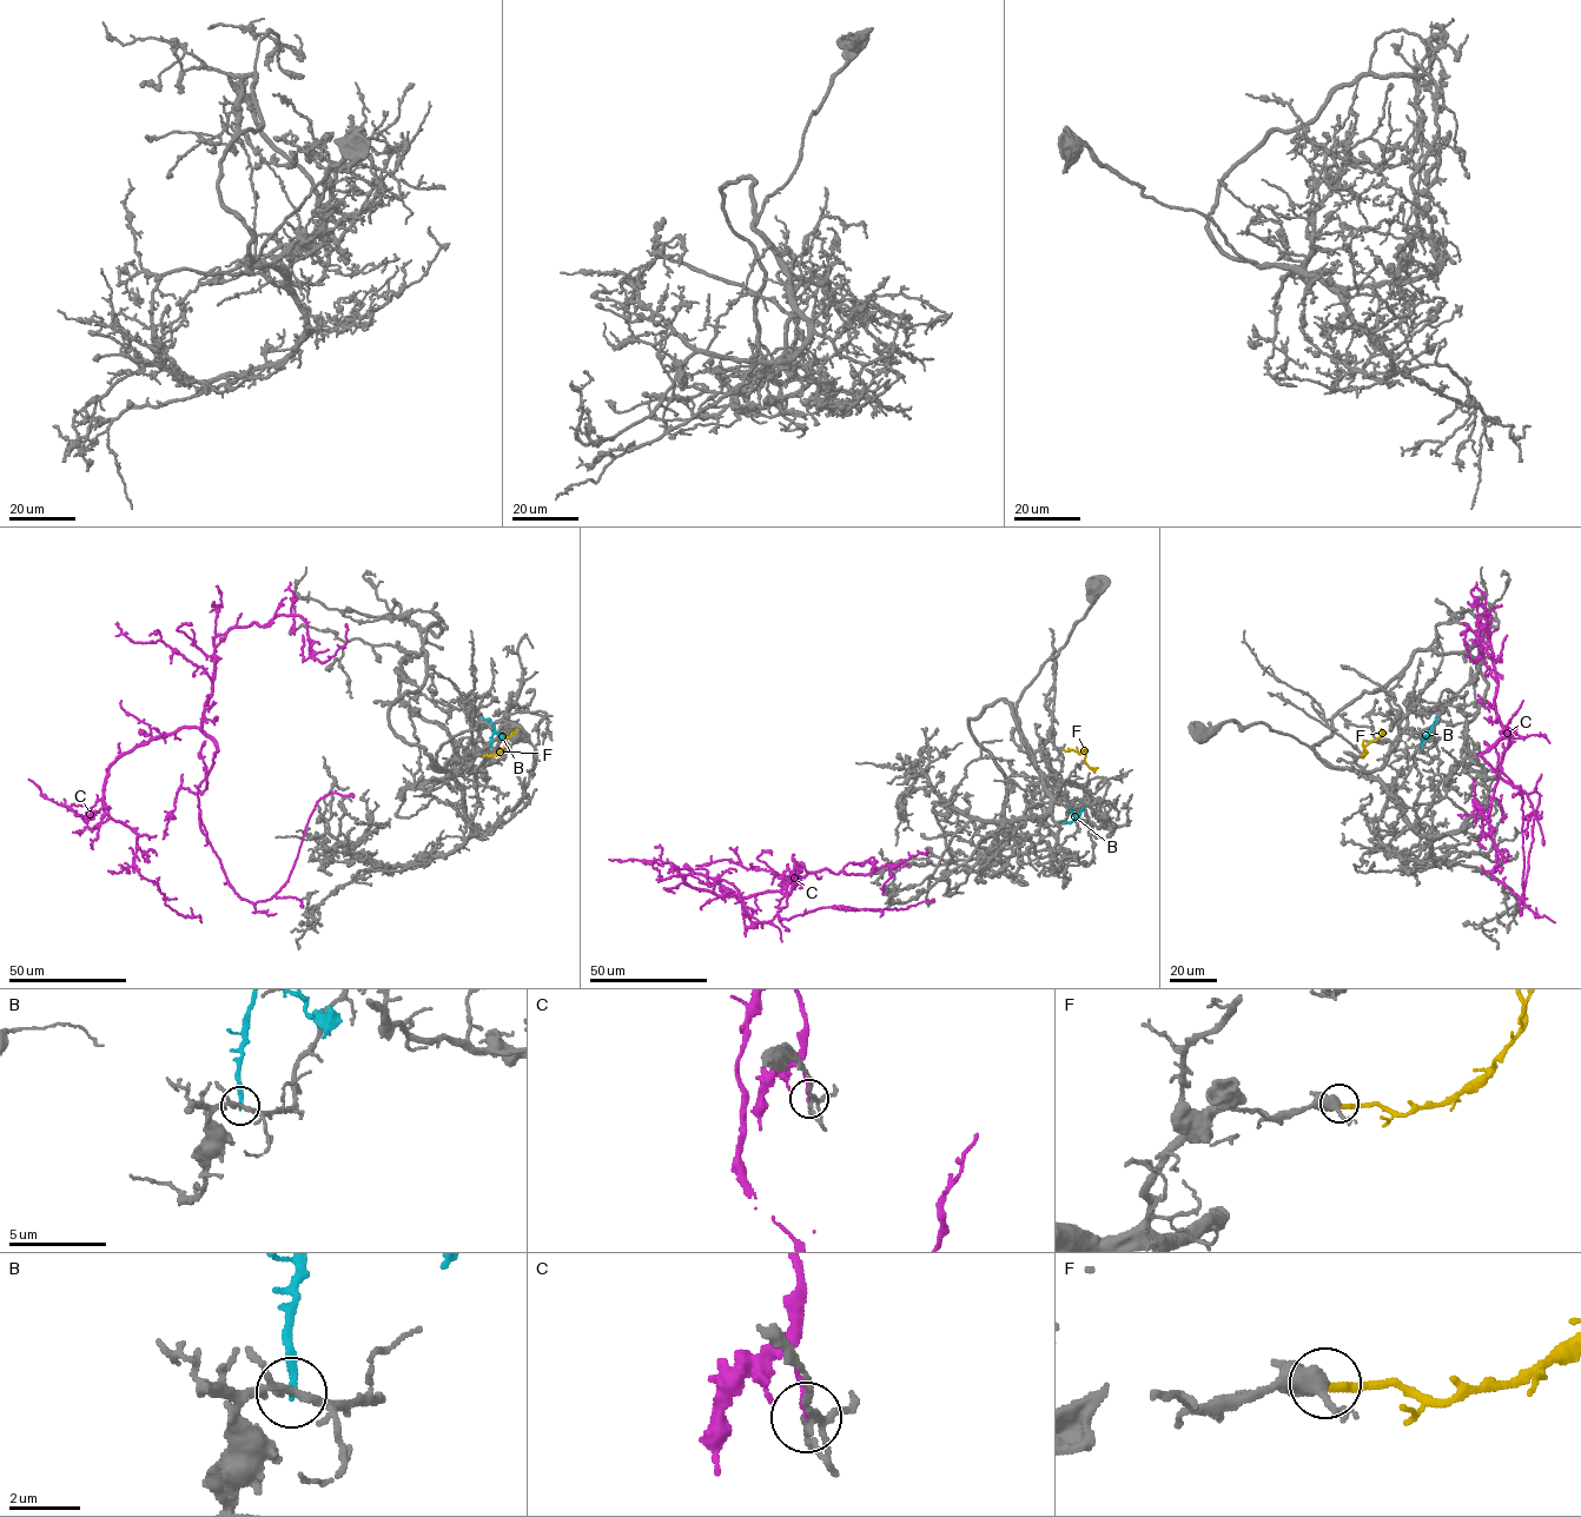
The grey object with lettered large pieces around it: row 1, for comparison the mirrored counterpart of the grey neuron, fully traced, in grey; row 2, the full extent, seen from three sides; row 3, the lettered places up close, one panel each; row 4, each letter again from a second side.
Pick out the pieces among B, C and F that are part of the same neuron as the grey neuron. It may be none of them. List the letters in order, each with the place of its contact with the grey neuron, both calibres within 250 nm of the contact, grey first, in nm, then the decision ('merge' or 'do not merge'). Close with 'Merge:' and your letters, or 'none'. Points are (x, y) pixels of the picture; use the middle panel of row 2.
B: meets grey at (1071, 807); 200 nm thick on the grey side, 240 nm on the other; do not merge
C: meets grey at (871, 873); 200 nm thick on the grey side, 100 nm on the other; do not merge
F: meets grey at (1063, 749); 360 nm thick on the grey side, 240 nm on the other; merge
Merge: F

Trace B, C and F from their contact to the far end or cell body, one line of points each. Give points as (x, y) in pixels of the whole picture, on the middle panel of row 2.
B: (1071, 808), (1075, 819), (1062, 822)
C: (871, 873), (808, 872), (784, 883), (786, 894), (794, 868), (779, 921), (821, 907), (897, 909), (934, 899)
F: (1063, 749), (1084, 752), (1084, 762), (1097, 768)

